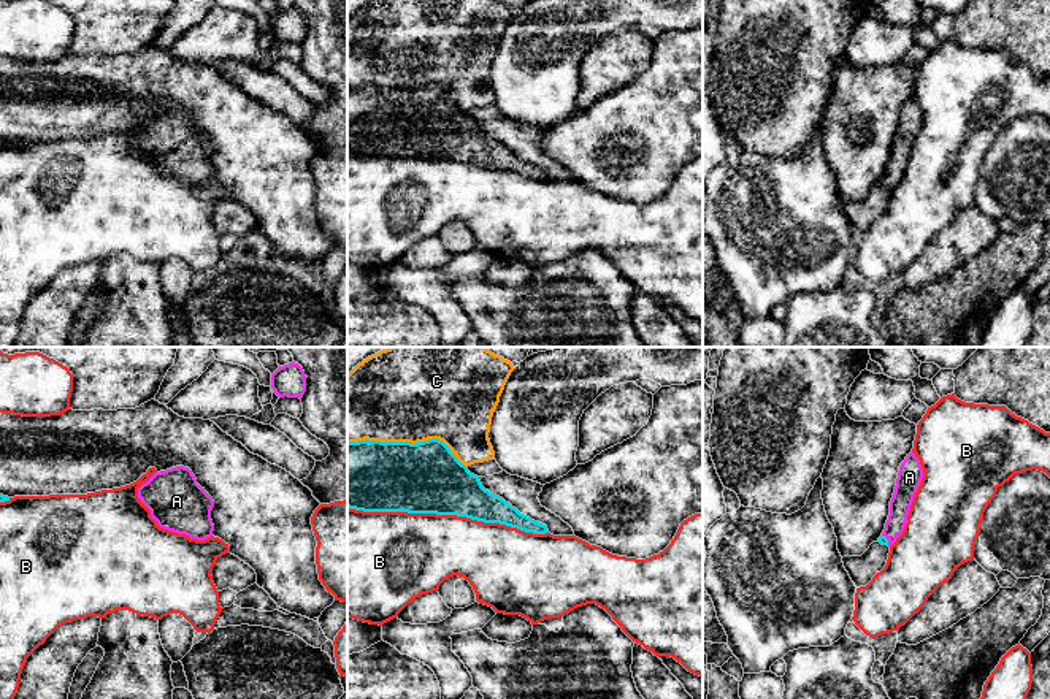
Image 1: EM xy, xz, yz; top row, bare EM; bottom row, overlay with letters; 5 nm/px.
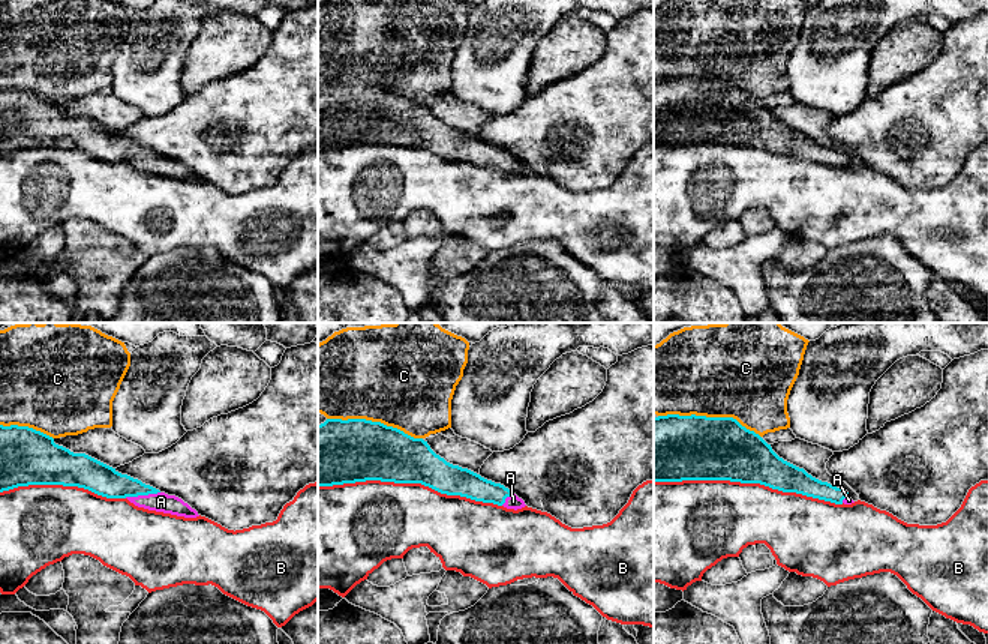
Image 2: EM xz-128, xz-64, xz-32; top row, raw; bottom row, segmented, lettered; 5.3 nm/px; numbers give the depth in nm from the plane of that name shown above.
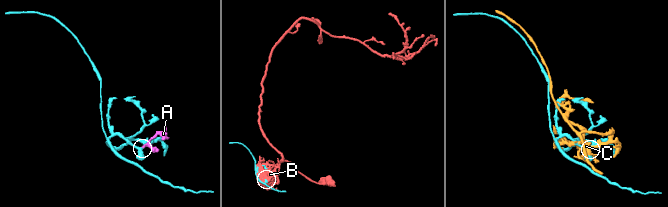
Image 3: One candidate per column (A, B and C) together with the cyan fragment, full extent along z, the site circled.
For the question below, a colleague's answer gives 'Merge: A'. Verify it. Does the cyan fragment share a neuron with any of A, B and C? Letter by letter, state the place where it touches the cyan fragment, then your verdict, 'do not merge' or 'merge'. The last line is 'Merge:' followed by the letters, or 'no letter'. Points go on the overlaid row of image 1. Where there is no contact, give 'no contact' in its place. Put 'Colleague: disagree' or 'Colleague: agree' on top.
Colleague: agree
A: yz (887, 539) | merge
B: xz (448, 514) | do not merge
C: xz (408, 443) | do not merge
Merge: A

